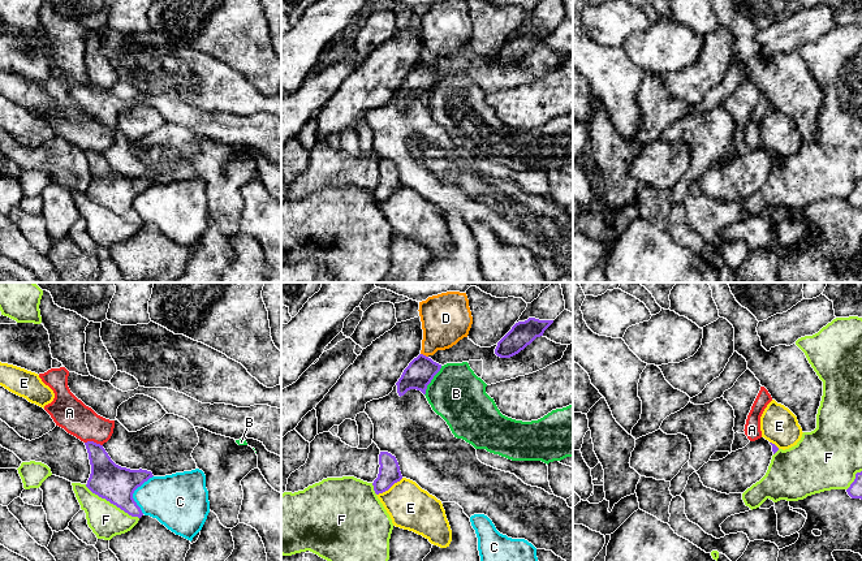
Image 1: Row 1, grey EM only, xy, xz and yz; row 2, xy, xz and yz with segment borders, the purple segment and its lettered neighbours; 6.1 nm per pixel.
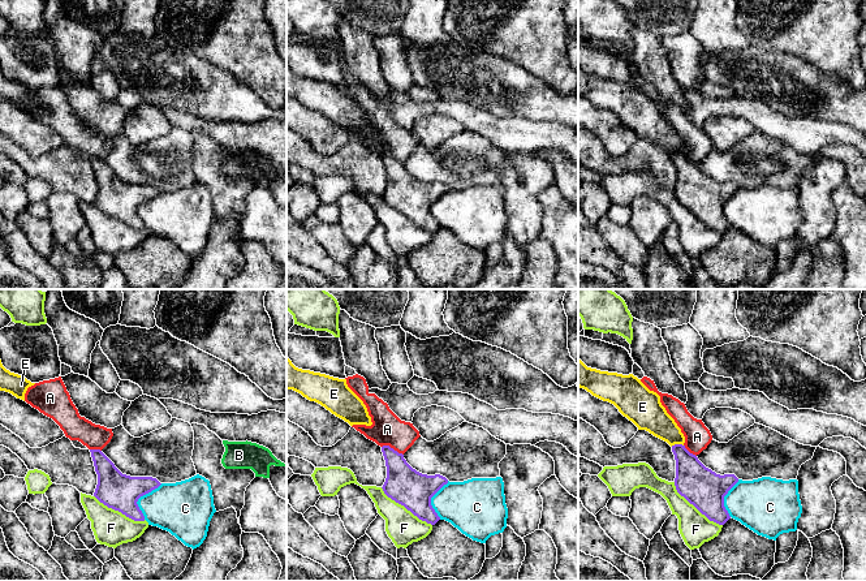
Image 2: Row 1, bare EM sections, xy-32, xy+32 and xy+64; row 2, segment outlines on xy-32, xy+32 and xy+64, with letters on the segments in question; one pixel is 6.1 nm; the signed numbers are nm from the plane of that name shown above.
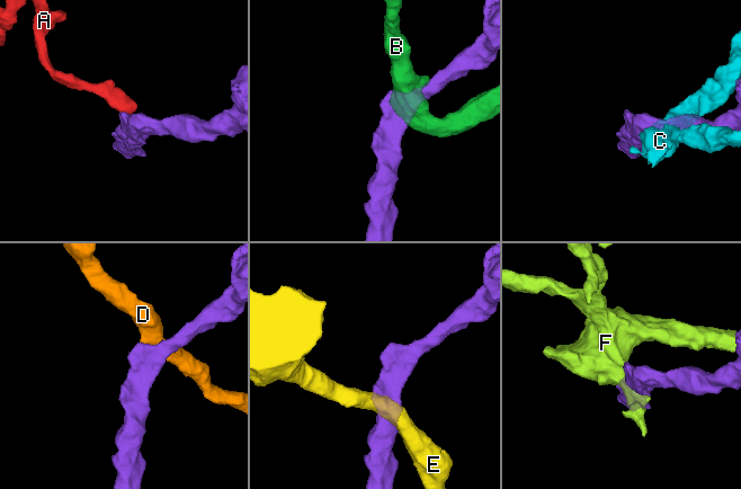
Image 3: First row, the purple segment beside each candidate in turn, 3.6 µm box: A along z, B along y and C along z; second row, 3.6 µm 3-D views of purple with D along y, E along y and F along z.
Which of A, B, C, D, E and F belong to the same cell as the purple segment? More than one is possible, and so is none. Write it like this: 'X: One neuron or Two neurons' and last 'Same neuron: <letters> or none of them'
A: Two neurons
B: Two neurons
C: Two neurons
D: Two neurons
E: Two neurons
F: Two neurons
Same neuron: none of them

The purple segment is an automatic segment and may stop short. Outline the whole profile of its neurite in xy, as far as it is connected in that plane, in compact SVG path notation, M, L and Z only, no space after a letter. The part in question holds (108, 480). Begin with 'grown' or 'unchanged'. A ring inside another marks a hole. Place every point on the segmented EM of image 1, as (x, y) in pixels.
unchanged | M94 441L85 443L91 465L91 474L86 487L102 499L116 505L132 517L143 515L133 499L134 491L152 478L147 470L130 470L116 465L103 445Z

